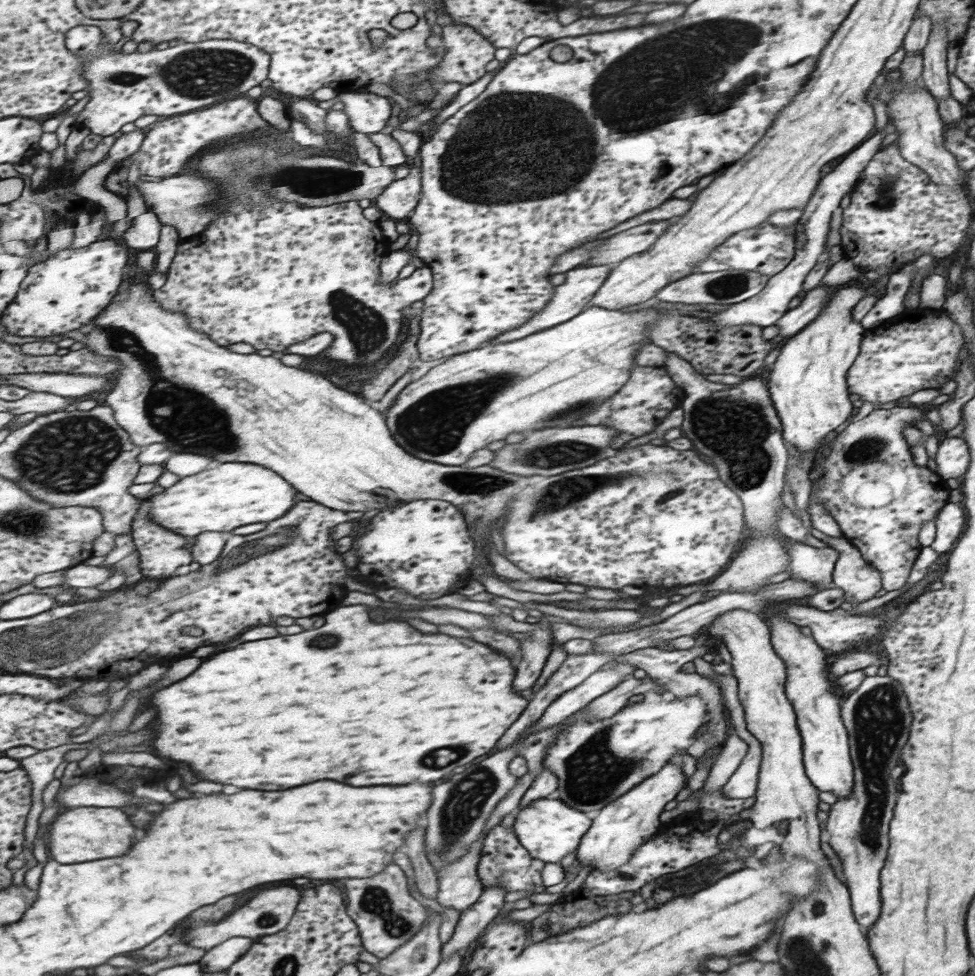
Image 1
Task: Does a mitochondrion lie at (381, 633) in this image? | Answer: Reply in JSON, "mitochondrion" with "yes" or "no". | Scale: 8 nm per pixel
{"mitochondrion":"no"}

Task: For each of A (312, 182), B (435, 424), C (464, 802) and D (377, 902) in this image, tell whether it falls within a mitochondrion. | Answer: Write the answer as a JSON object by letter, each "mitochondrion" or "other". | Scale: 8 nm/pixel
{"A":"mitochondrion","B":"mitochondrion","C":"mitochondrion","D":"mitochondrion"}

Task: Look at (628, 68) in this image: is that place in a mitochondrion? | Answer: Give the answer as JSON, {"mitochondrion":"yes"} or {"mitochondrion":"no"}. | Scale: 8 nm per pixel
{"mitochondrion":"yes"}

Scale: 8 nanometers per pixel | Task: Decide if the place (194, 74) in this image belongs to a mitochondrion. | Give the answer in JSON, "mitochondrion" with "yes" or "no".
{"mitochondrion":"yes"}

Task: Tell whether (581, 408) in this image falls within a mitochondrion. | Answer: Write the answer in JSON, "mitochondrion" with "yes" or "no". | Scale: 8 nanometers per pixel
{"mitochondrion":"yes"}

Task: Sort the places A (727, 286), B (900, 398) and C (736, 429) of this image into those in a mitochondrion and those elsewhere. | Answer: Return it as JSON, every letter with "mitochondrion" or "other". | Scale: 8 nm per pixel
{"A":"mitochondrion","B":"other","C":"mitochondrion"}

